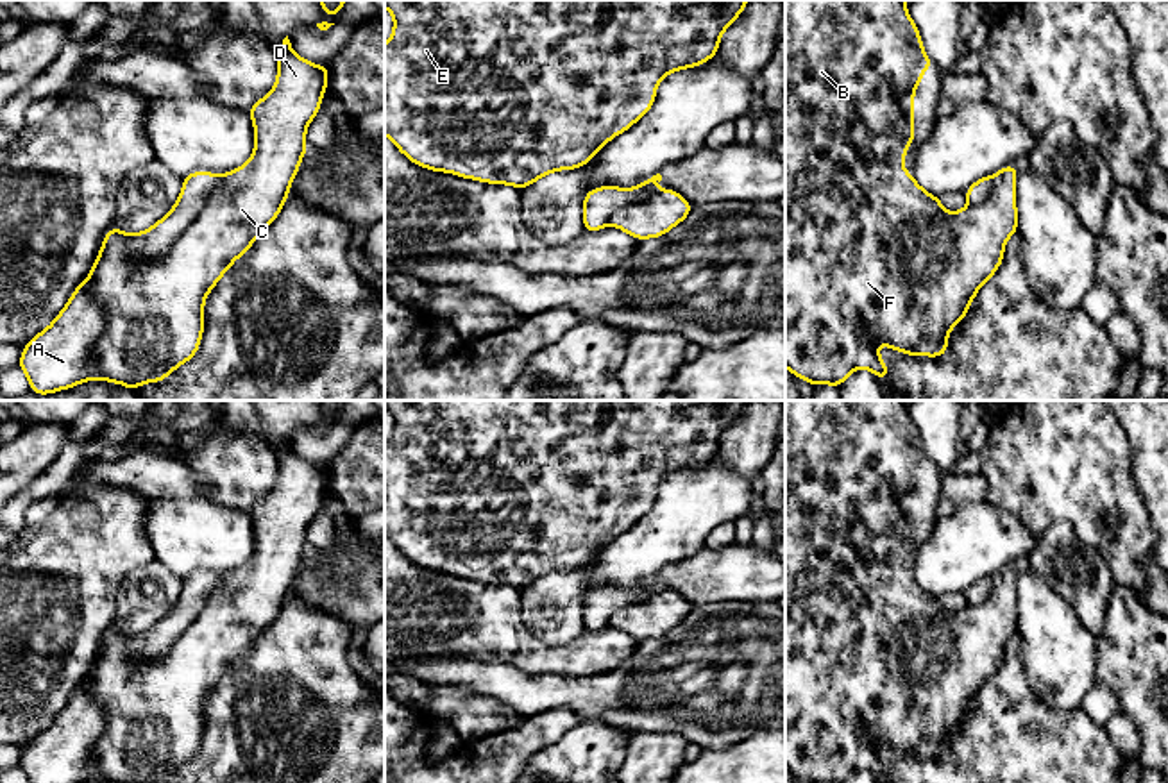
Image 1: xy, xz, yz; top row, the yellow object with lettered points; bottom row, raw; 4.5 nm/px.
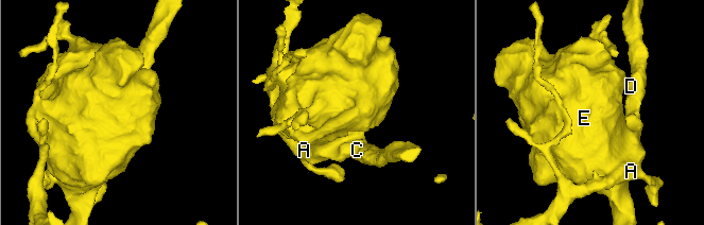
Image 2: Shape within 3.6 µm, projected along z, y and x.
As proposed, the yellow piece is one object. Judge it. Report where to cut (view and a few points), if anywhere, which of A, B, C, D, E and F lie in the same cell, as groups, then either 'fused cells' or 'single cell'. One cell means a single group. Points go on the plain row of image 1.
cut in xy along (220, 576), (199, 617), (165, 653), (138, 665), (124, 660); A / B C D E F; fused cells

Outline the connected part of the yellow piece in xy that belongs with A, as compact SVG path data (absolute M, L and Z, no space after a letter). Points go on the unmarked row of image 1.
M82 683L77 686L59 711L55 720L36 735L21 751L18 767L25 772L29 783L86 783L95 772L95 744L106 731L106 708L91 695Z

